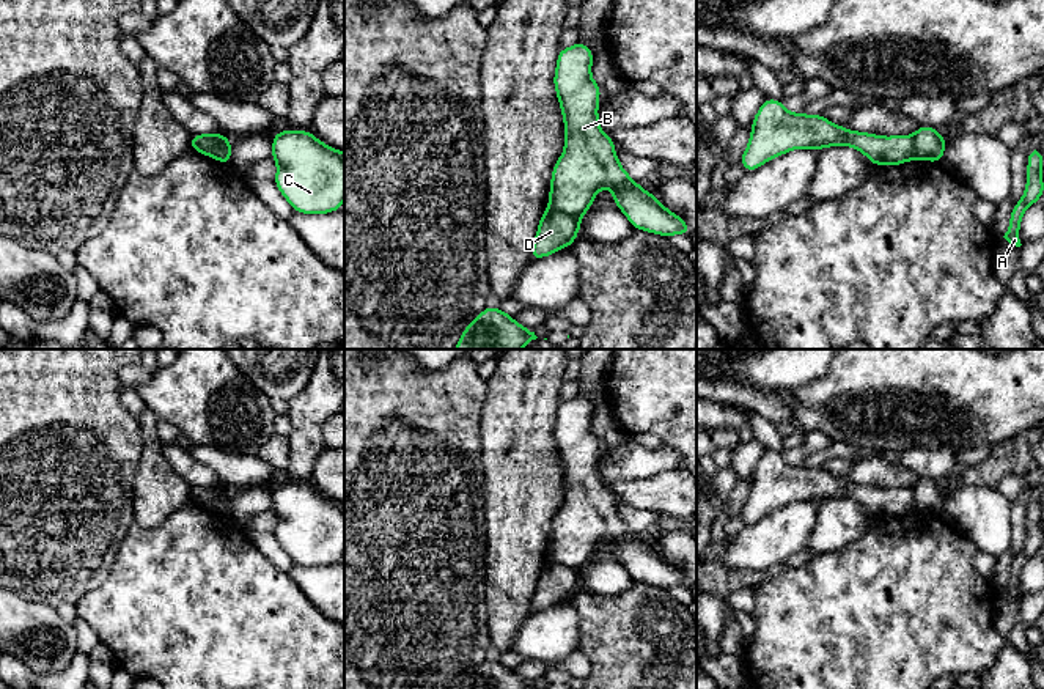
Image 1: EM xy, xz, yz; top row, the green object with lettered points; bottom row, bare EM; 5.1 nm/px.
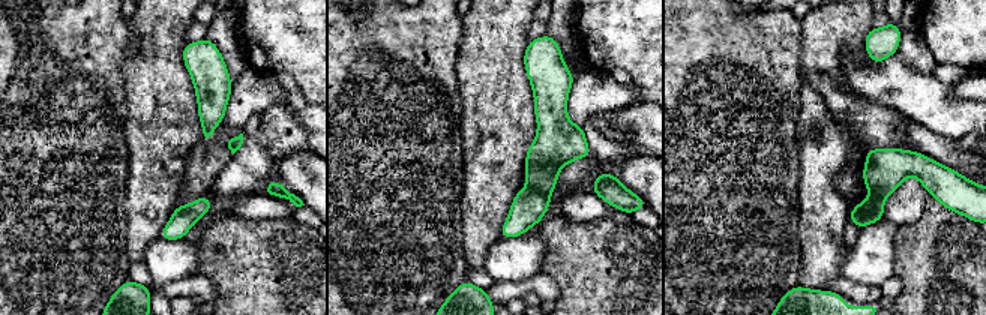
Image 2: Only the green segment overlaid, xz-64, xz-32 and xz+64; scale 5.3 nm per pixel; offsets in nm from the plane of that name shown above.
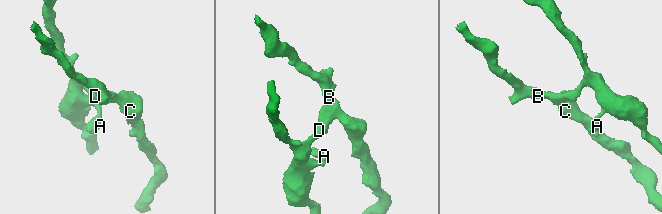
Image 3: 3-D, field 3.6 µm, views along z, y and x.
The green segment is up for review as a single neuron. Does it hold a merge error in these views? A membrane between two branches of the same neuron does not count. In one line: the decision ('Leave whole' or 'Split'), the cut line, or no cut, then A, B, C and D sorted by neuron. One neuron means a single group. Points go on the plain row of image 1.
Split. Split along xz (549, 559), (579, 571). Groups: A D / B C

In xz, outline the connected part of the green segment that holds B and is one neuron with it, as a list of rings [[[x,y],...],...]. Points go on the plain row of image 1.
[[[585,395],[560,401],[553,437],[564,472],[564,503],[552,522],[549,560],[582,571],[594,547],[610,540],[613,554],[635,582],[660,588],[686,587],[690,579],[634,533],[599,478],[602,440],[591,431],[593,404]]]

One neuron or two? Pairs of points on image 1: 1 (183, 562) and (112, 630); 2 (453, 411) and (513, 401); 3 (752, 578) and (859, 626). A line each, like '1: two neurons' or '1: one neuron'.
1: one neuron
2: two neurons
3: two neurons

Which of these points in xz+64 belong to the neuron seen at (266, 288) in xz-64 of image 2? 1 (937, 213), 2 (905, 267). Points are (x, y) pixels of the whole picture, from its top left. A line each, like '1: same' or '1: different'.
1: same
2: same

